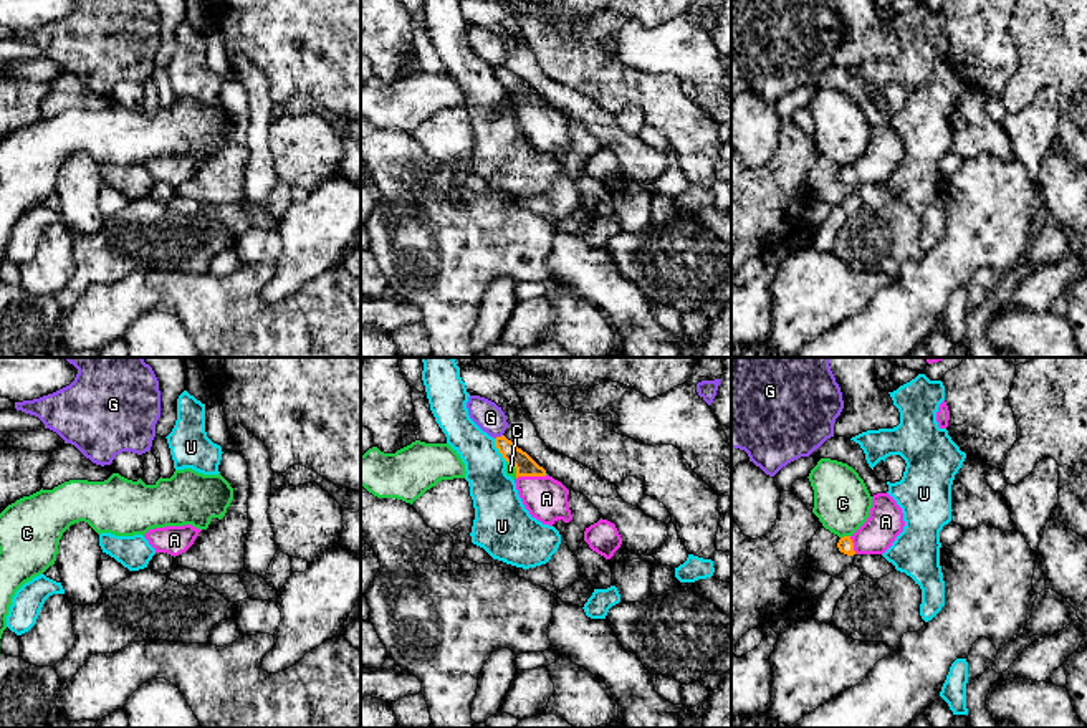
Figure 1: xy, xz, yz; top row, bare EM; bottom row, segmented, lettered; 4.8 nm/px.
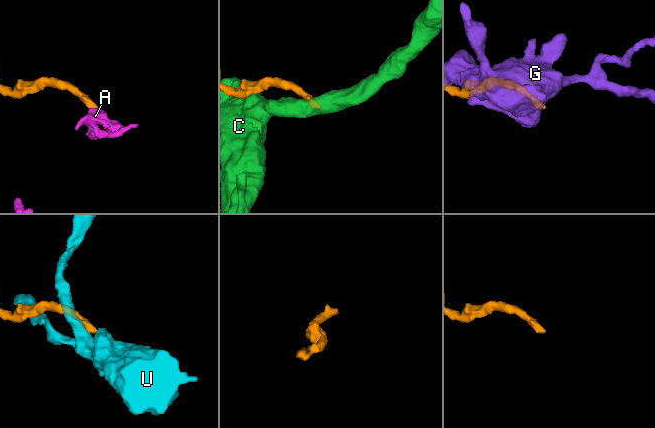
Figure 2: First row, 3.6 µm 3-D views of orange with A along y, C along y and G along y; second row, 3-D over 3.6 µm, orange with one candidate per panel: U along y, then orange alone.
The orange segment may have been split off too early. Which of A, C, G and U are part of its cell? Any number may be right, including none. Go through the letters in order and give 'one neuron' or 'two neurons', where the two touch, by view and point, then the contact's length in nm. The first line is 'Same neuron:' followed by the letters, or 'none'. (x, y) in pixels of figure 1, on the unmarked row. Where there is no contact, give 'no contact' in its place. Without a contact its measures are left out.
Same neuron: A
A: one neuron | xz (531, 105) | 150 nm
C: two neurons | yz (844, 166) | 50 nm
G: two neurons | xz (498, 67) | 50 nm
U: two neurons | xz (498, 80) | 130 nm

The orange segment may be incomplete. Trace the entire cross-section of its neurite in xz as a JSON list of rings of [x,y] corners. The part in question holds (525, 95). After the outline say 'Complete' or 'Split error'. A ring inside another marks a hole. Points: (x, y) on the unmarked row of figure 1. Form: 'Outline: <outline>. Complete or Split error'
Outline: [[[505,65],[495,68],[495,76],[508,93],[516,98],[516,119],[533,147],[553,156],[558,149],[572,149],[567,124],[569,119],[546,103],[526,81],[518,78]]]. Split error

